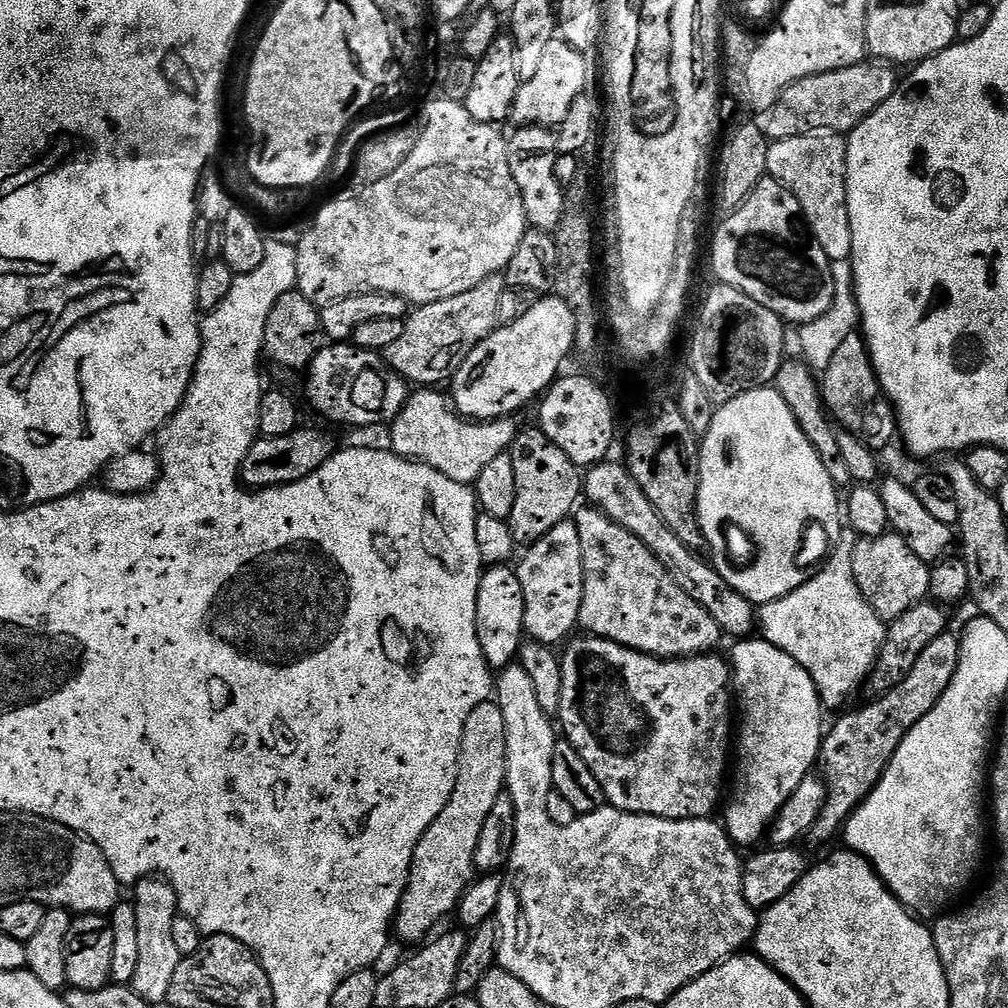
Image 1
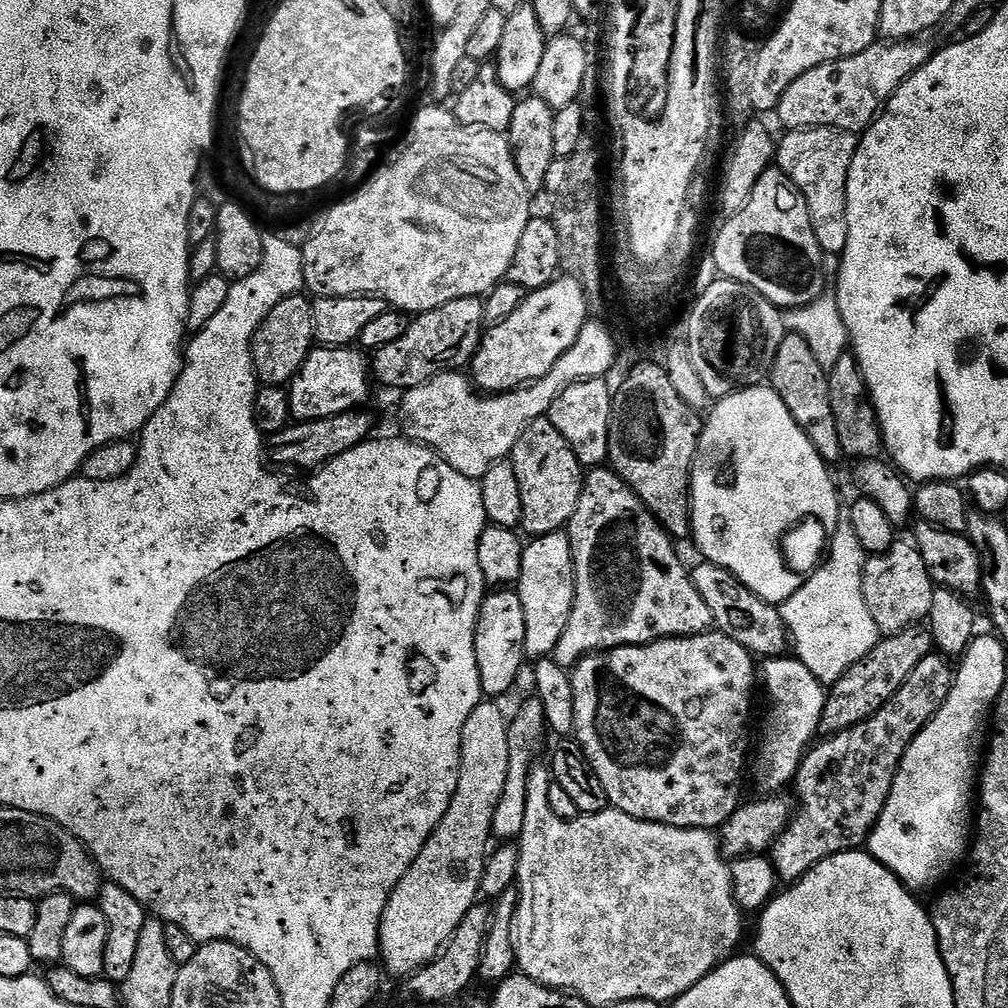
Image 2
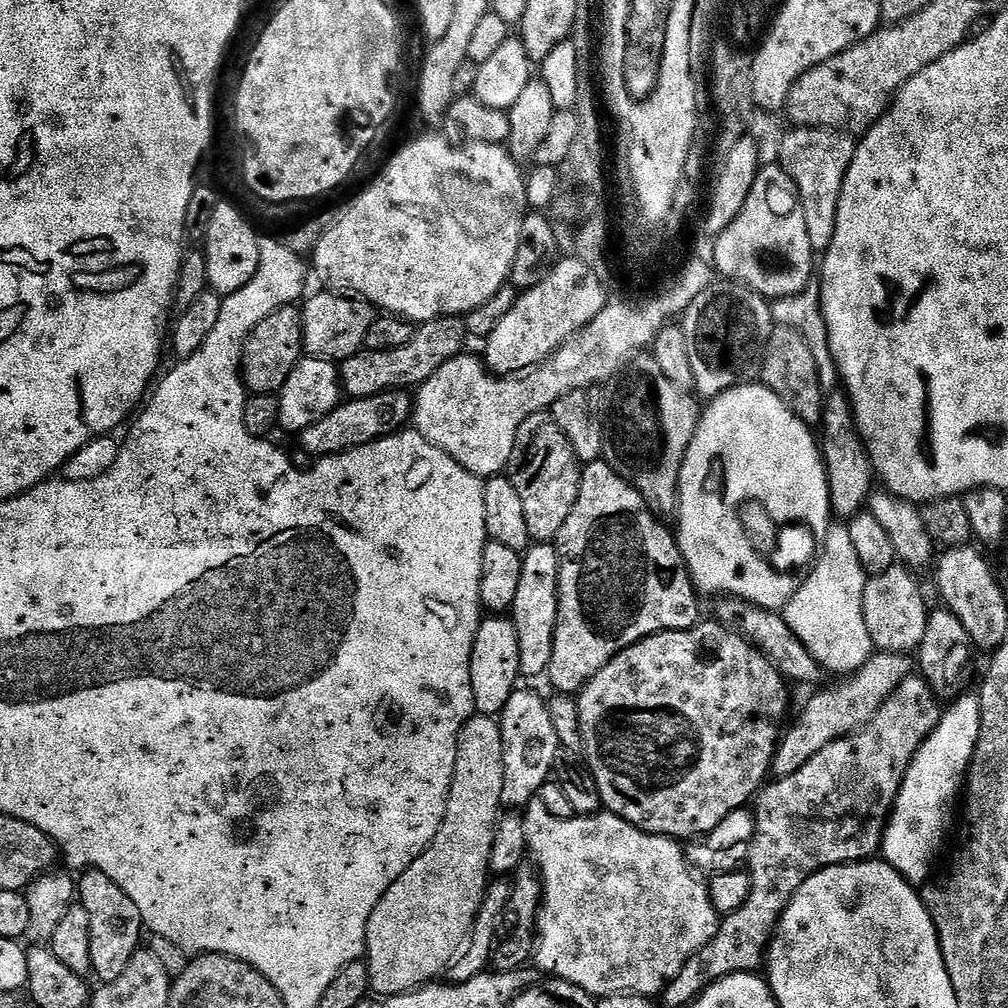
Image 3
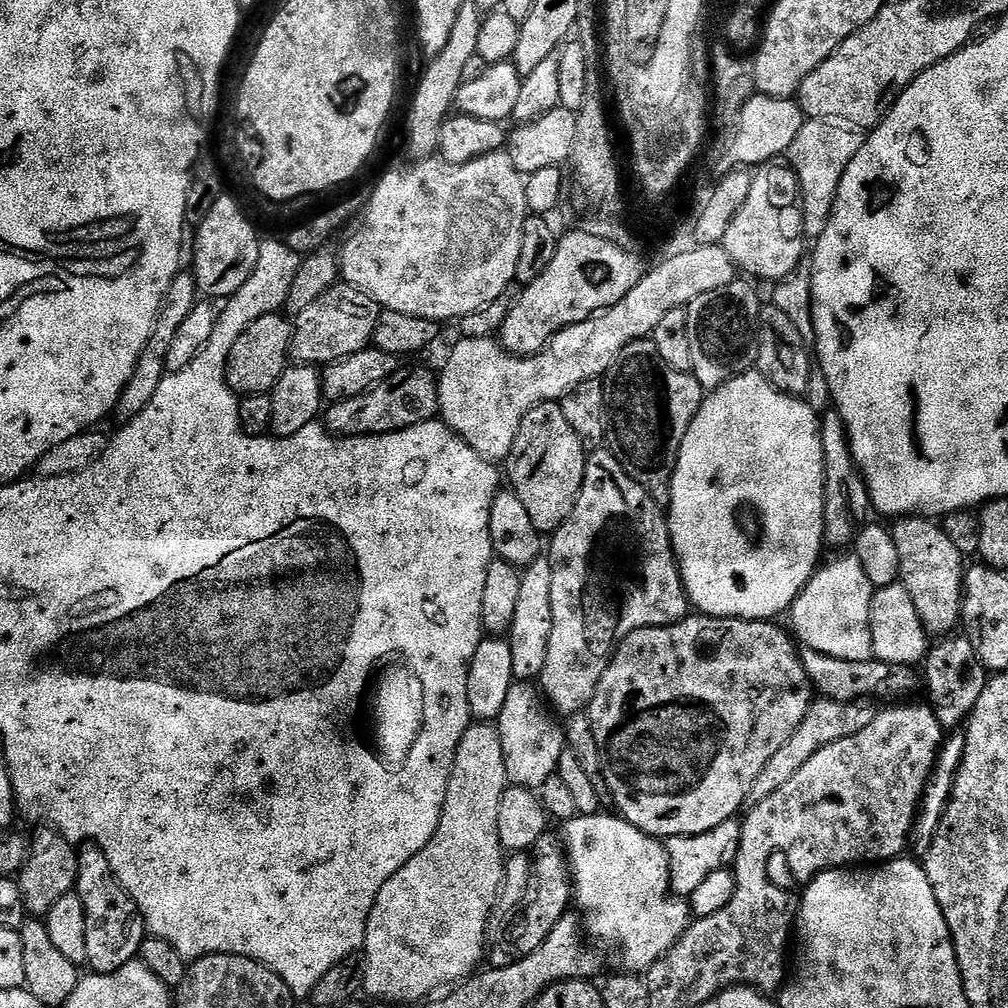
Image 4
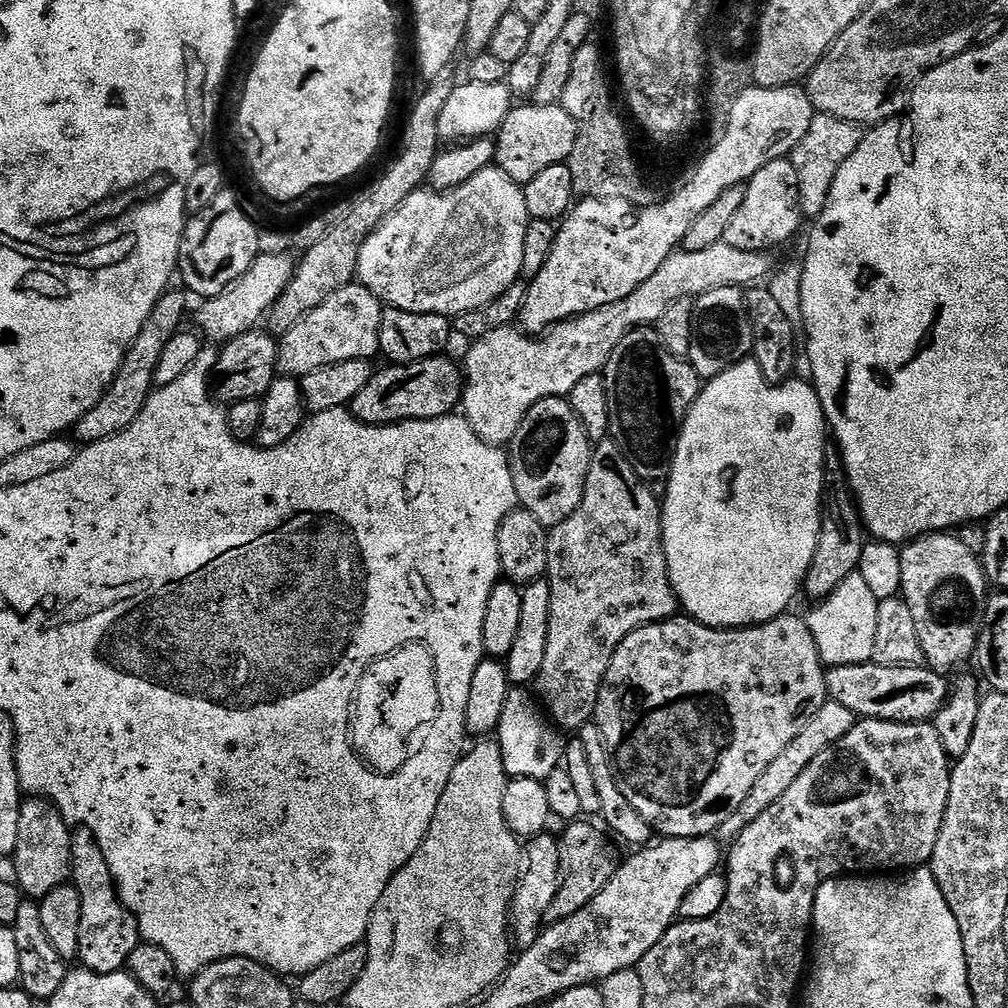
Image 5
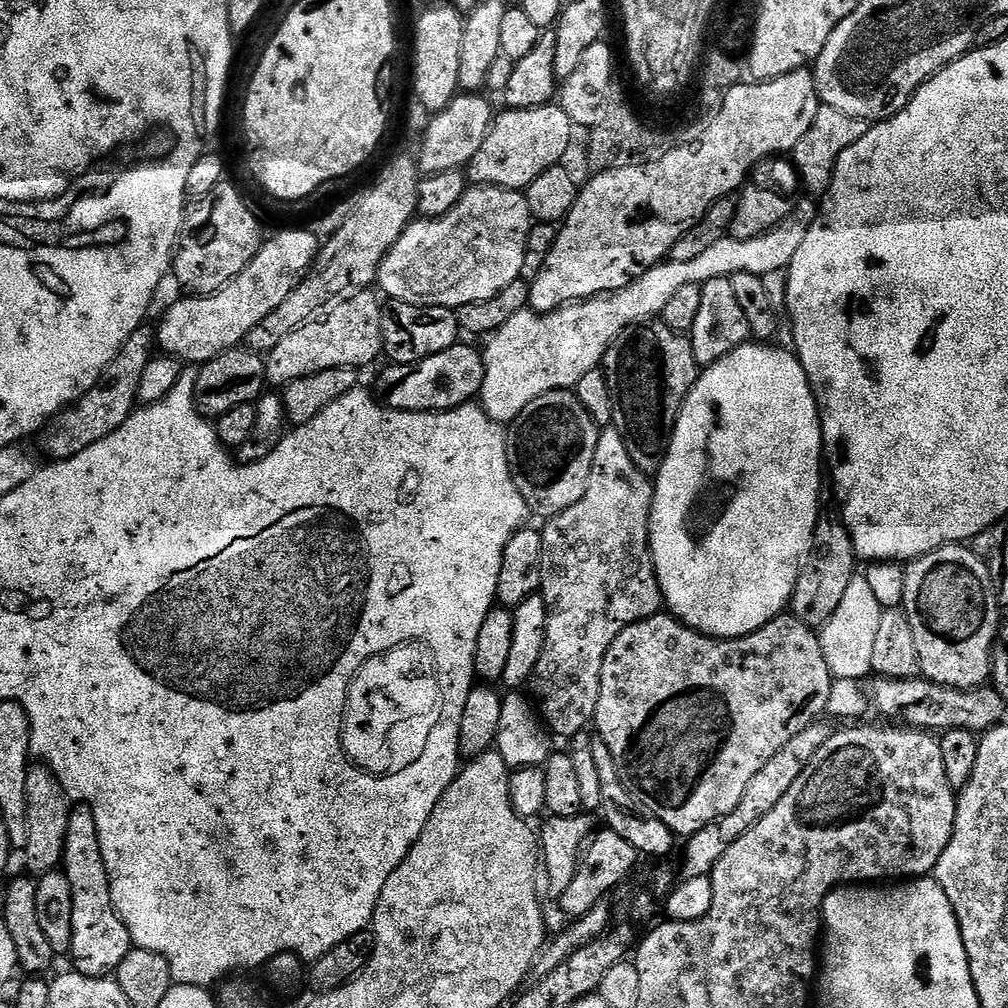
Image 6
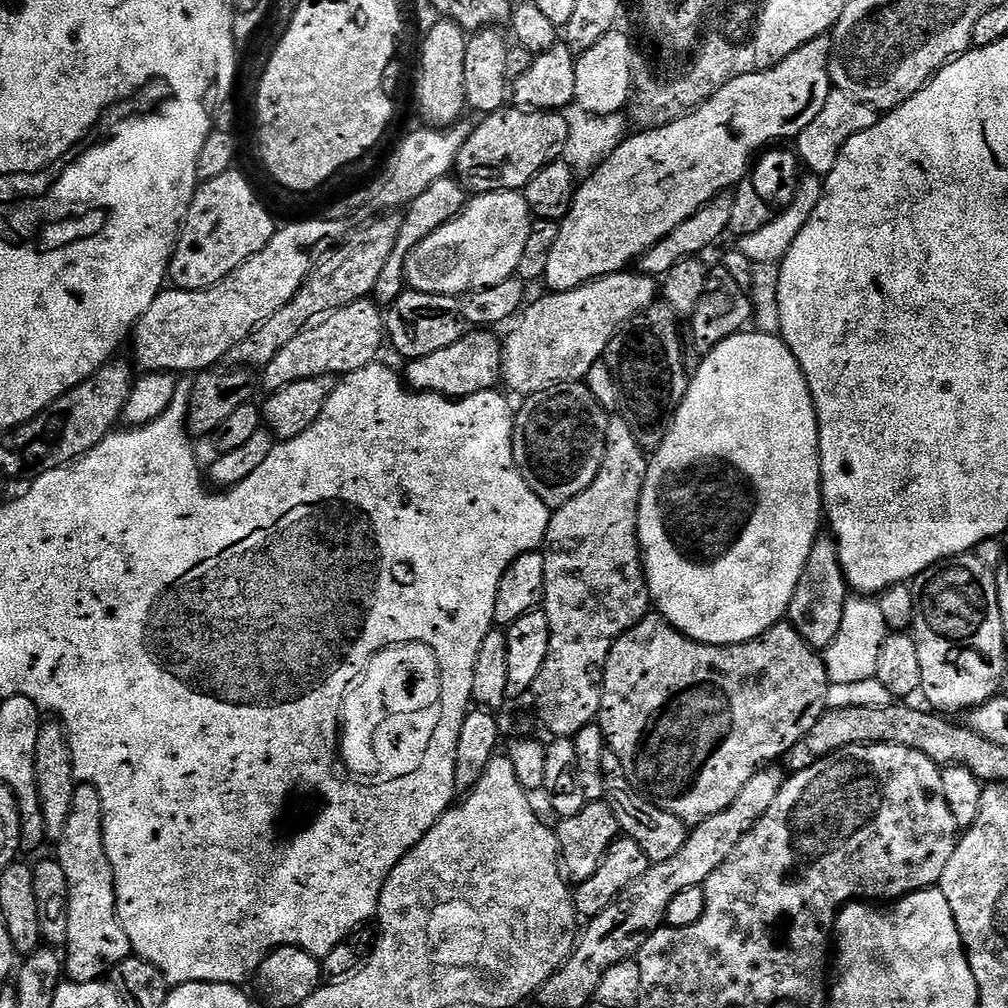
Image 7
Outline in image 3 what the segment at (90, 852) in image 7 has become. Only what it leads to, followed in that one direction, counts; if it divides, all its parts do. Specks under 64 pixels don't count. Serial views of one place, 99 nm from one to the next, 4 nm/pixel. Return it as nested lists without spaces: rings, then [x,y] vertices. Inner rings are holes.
[[[95,870],[83,873],[78,880],[78,903],[90,914],[90,962],[97,981],[110,982],[126,970],[130,958],[141,947],[140,932],[145,931],[138,906],[106,874]]]

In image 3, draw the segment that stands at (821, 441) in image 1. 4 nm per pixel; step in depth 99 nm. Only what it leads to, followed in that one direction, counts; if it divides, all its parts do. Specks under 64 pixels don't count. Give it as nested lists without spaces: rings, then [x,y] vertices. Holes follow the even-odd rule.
[[[789,324],[773,327],[759,379],[764,387],[778,394],[778,398],[782,398],[782,402],[786,402],[791,412],[805,424],[816,426],[821,423],[826,393],[818,382],[818,362],[814,362],[814,354],[810,354],[806,338],[802,338],[802,334],[798,334],[798,330]]]

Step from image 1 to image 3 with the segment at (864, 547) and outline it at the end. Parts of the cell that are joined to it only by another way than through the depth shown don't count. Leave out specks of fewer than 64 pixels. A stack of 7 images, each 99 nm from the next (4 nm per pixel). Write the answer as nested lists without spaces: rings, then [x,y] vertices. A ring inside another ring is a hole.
[[[899,562],[893,564],[890,570],[868,576],[862,594],[862,614],[872,643],[881,652],[915,653],[926,635],[930,604],[924,601],[924,592],[916,576],[913,569]]]

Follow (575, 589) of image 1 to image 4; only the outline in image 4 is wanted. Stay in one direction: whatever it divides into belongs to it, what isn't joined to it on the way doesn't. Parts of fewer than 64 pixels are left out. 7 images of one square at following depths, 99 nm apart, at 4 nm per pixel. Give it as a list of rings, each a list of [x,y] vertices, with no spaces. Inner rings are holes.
[[[547,558],[535,560],[529,568],[520,574],[522,587],[518,593],[518,602],[514,609],[512,629],[506,633],[510,646],[510,662],[514,666],[513,681],[539,681],[542,670],[546,666],[546,650],[550,650],[550,630],[554,626],[552,607],[550,606],[550,585],[554,579],[552,567]]]

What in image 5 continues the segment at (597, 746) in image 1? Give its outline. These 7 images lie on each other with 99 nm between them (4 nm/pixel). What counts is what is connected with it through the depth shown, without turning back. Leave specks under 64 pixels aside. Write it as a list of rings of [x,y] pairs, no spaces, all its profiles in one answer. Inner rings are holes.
[[[677,614],[671,620],[660,620],[656,624],[634,629],[616,648],[604,681],[600,683],[594,723],[612,760],[612,771],[616,773],[620,793],[661,837],[677,836],[693,840],[696,836],[719,833],[722,822],[726,822],[726,818],[730,818],[730,814],[742,806],[742,801],[746,794],[750,794],[754,782],[758,782],[762,770],[766,770],[766,766],[770,766],[770,762],[774,762],[774,758],[778,758],[778,754],[782,754],[782,750],[786,750],[786,746],[798,738],[798,730],[802,730],[809,718],[828,703],[830,697],[824,678],[826,665],[812,641],[807,619],[803,615],[792,615],[776,616],[765,624],[753,624],[750,628],[711,628],[687,614]]]

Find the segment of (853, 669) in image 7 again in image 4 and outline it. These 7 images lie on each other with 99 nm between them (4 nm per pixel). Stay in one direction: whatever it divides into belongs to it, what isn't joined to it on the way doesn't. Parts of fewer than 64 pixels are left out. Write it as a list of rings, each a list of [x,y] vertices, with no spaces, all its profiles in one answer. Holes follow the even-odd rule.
[[[856,555],[837,556],[840,556],[837,560],[829,564],[827,561],[817,568],[810,582],[798,594],[790,609],[791,631],[804,648],[830,654],[830,658],[846,658],[850,662],[871,660],[870,602],[874,589]]]

